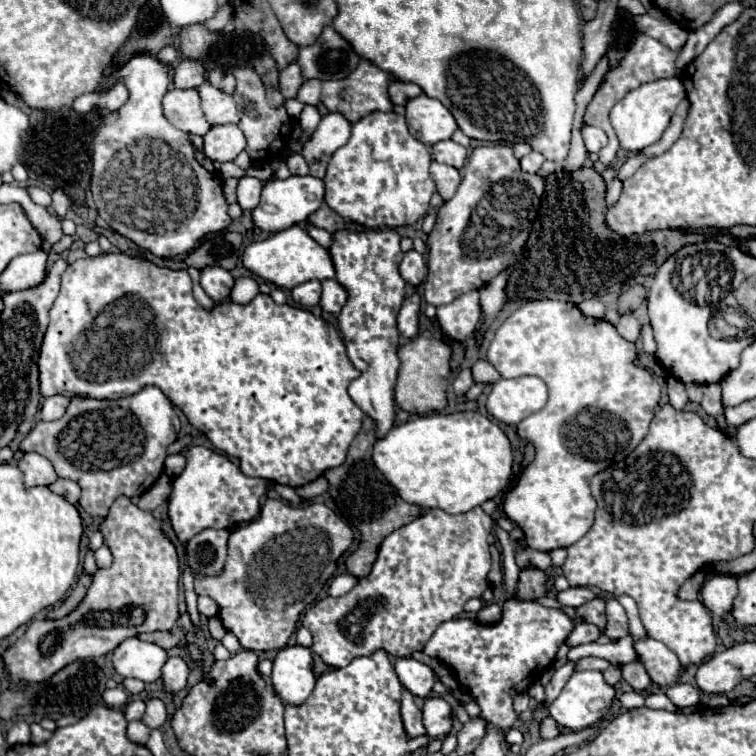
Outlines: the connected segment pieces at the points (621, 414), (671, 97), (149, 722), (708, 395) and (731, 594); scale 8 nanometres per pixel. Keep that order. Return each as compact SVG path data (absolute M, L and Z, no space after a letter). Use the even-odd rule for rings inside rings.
M539 300L539 302L527 302L527 304L519 306L519 308L501 324L501 328L499 328L497 334L495 334L495 338L491 340L491 344L489 344L489 348L487 348L487 360L497 368L497 372L501 374L501 378L513 378L513 376L531 374L531 376L539 376L539 378L547 384L547 388L549 388L549 402L545 404L545 408L541 408L539 412L531 414L529 418L525 418L525 420L519 422L519 426L517 426L519 436L521 436L525 442L529 442L529 444L535 446L535 460L533 460L533 462L527 466L527 470L521 474L521 478L519 478L519 482L515 484L515 488L505 496L503 510L505 510L505 514L523 530L523 534L527 536L529 548L533 548L533 550L543 550L543 552L551 552L551 550L555 550L555 548L567 548L567 546L575 544L579 538L583 538L583 536L589 532L591 524L593 524L597 504L595 504L595 498L591 496L591 486L589 486L591 478L593 478L597 472L609 468L611 464L615 464L615 462L627 458L627 456L639 446L639 442L641 442L641 440L645 438L645 434L647 434L649 422L653 420L655 406L657 406L659 400L661 400L661 386L659 386L659 382L655 380L655 376L653 376L647 368L643 368L643 366L637 364L637 348L635 348L635 344L629 342L629 340L625 340L623 336L619 336L617 328L615 328L611 322L599 320L599 318L587 318L587 316L583 316L583 314L579 312L577 305L567 304L567 302L557 302L557 300Z
M667 78L667 80L655 80L641 84L639 88L631 90L623 100L619 100L611 110L611 124L617 132L617 138L621 142L621 148L637 152L653 142L657 142L667 128L677 104L685 98L685 88L679 78Z
M149 700L147 702L147 710L145 710L145 716L143 716L143 724L149 726L149 728L161 728L163 722L167 718L167 710L165 710L165 704L161 700Z
M719 382L705 384L705 386L703 386L703 402L701 402L701 406L703 406L703 410L705 410L707 414L711 414L711 416L713 416L713 418L719 422L721 430L725 430L729 436L733 436L733 434L735 434L735 428L727 426L727 424L725 424L725 420L723 420L721 384L719 384Z
M713 576L701 588L703 604L713 616L725 616L733 610L733 600L737 596L737 580L733 576Z

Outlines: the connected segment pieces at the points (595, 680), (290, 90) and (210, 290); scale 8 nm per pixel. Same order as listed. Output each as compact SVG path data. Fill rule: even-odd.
M579 670L575 672L569 682L563 688L563 698L565 700L553 700L549 706L549 714L551 718L555 718L555 722L567 730L583 730L595 722L599 722L609 708L613 706L615 700L615 688L611 684L607 684L603 672L599 670Z
M291 62L287 68L279 70L279 90L285 98L295 98L301 84L303 84L303 76L297 62Z
M205 266L201 270L201 286L213 302L223 302L229 298L233 288L233 276L229 270L221 266Z

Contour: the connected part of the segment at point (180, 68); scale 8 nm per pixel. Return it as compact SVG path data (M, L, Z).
M183 58L175 68L173 82L177 88L199 88L205 82L203 64L199 60Z

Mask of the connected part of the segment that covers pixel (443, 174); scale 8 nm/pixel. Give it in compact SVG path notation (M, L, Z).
M431 162L431 178L435 180L437 192L441 194L443 200L451 200L451 196L457 192L461 184L461 174L457 168L441 164L441 162Z

